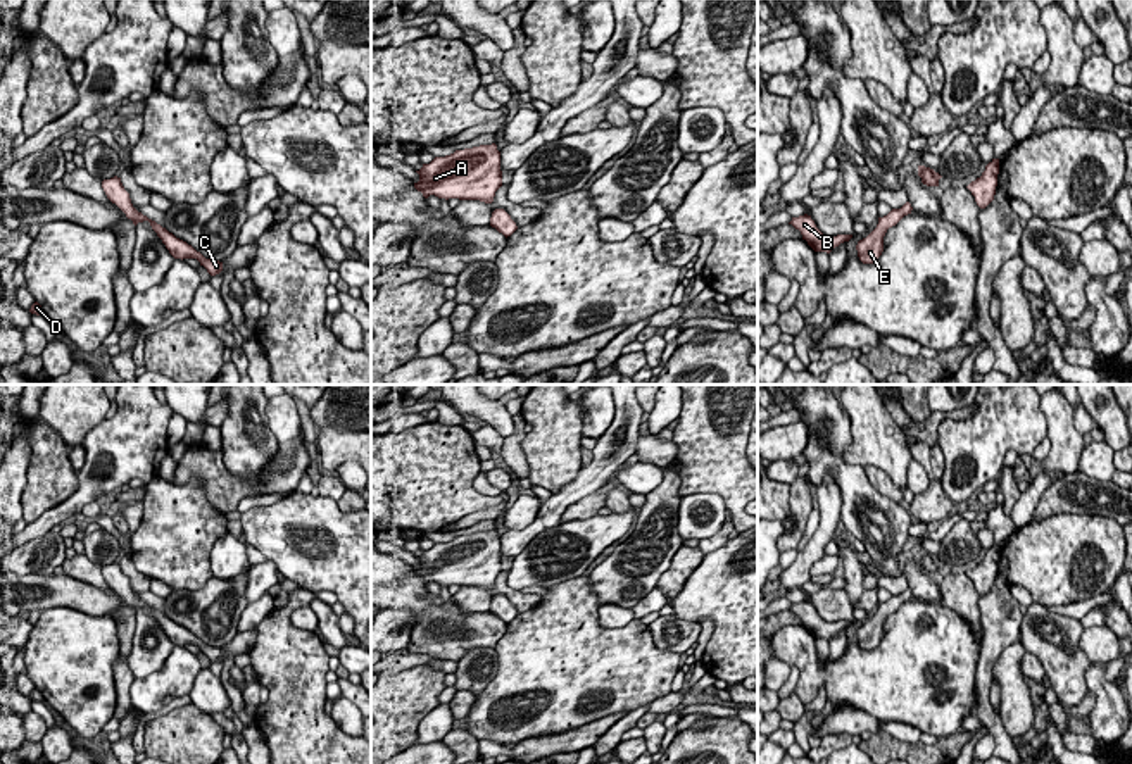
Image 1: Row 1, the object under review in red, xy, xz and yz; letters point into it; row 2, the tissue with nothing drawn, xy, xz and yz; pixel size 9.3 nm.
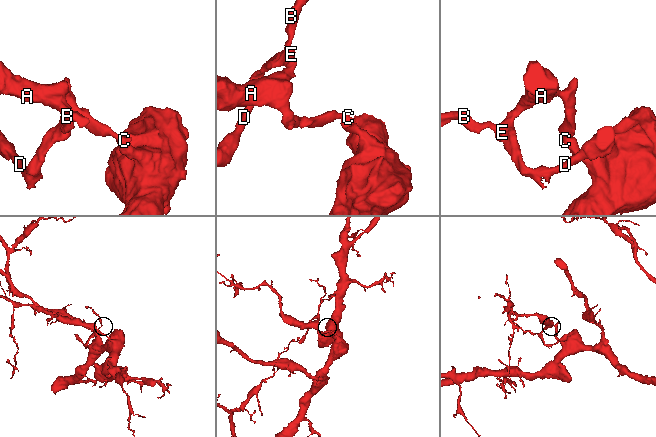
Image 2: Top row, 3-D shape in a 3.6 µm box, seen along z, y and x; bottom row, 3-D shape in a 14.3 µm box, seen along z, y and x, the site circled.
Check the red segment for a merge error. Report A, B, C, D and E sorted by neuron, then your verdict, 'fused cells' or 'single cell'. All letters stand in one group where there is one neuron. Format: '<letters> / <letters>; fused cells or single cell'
A B C D E; single cell

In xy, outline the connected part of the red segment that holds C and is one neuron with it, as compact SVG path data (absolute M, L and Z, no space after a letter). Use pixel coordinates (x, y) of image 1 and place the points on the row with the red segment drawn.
M114 176L110 179L104 179L102 188L104 188L107 198L112 204L116 204L126 214L126 217L133 221L135 226L138 222L148 221L152 229L157 233L157 236L162 240L162 243L166 245L166 248L169 250L169 254L174 259L181 259L181 260L183 259L197 259L200 262L200 266L204 266L211 276L216 276L216 274L219 274L223 271L223 262L205 259L192 245L188 245L186 241L176 238L166 228L157 224L155 221L148 219L142 212L138 212L133 207L129 193L124 190L124 186L121 183L121 178Z

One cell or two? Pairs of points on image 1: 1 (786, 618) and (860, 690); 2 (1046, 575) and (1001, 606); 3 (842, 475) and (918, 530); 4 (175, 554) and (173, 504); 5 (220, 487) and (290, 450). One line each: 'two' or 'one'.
1: two
2: two
3: two
4: one
5: one

